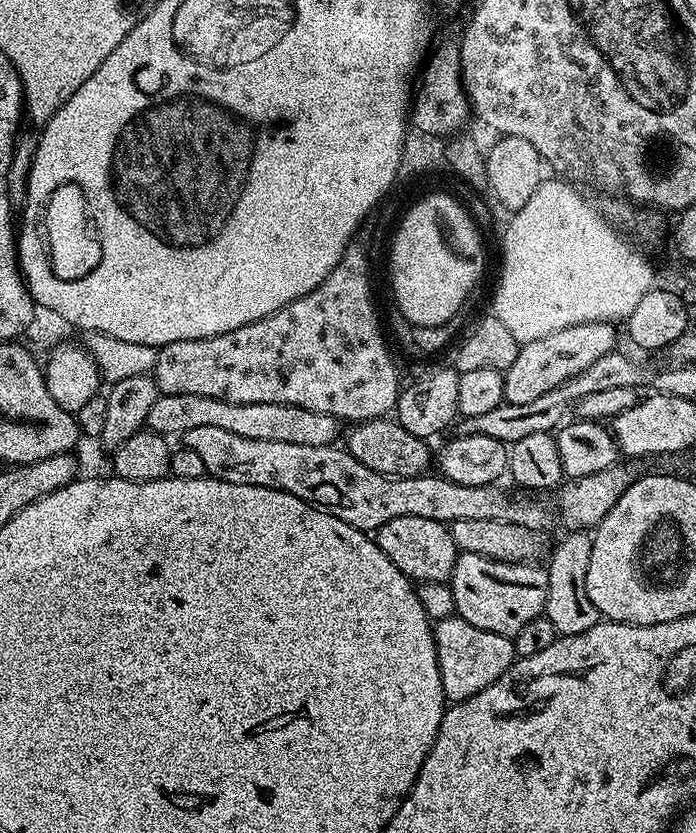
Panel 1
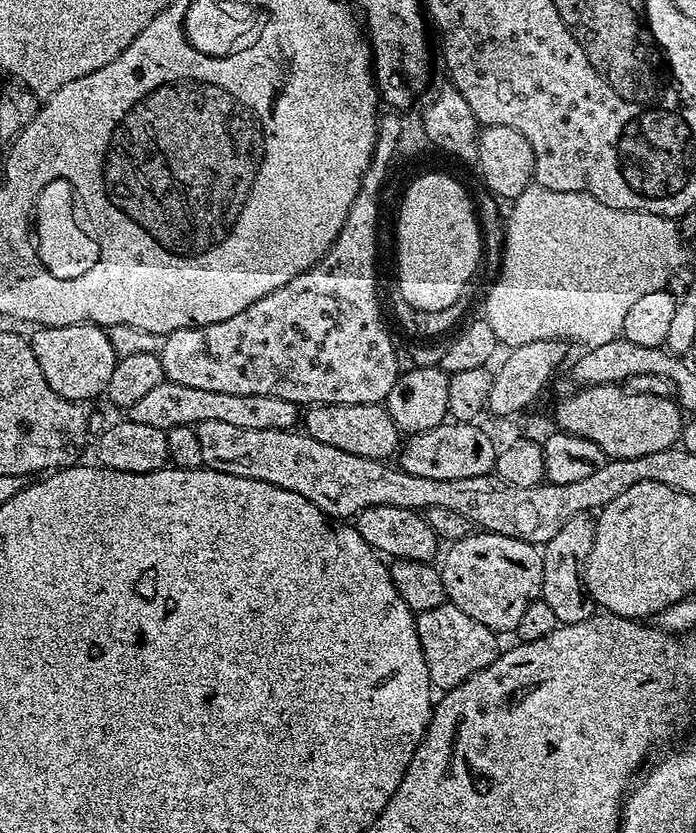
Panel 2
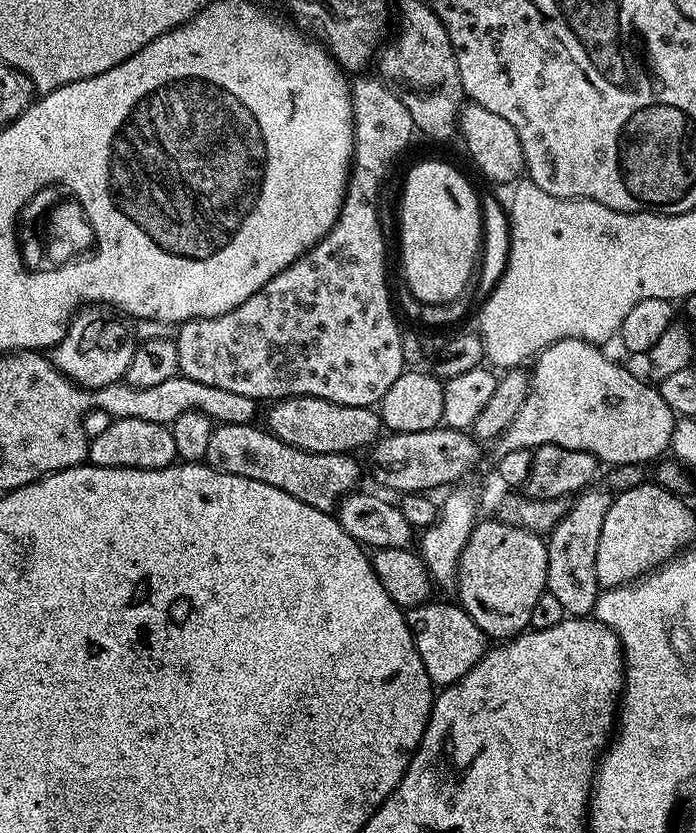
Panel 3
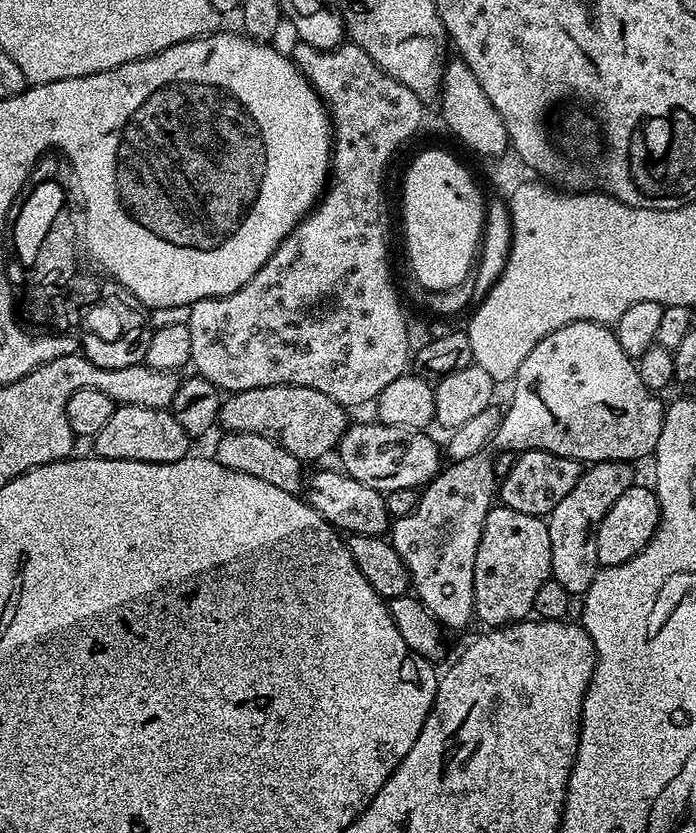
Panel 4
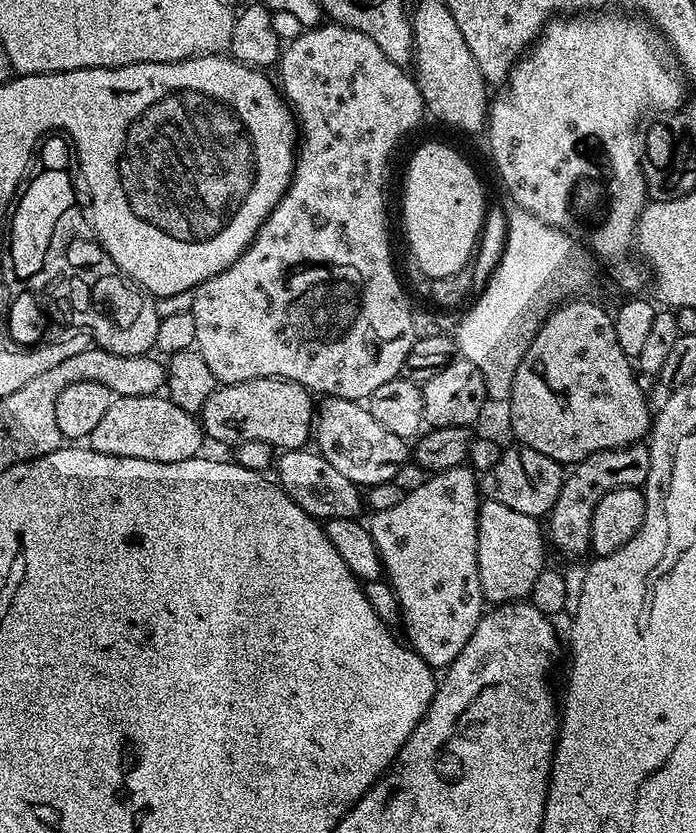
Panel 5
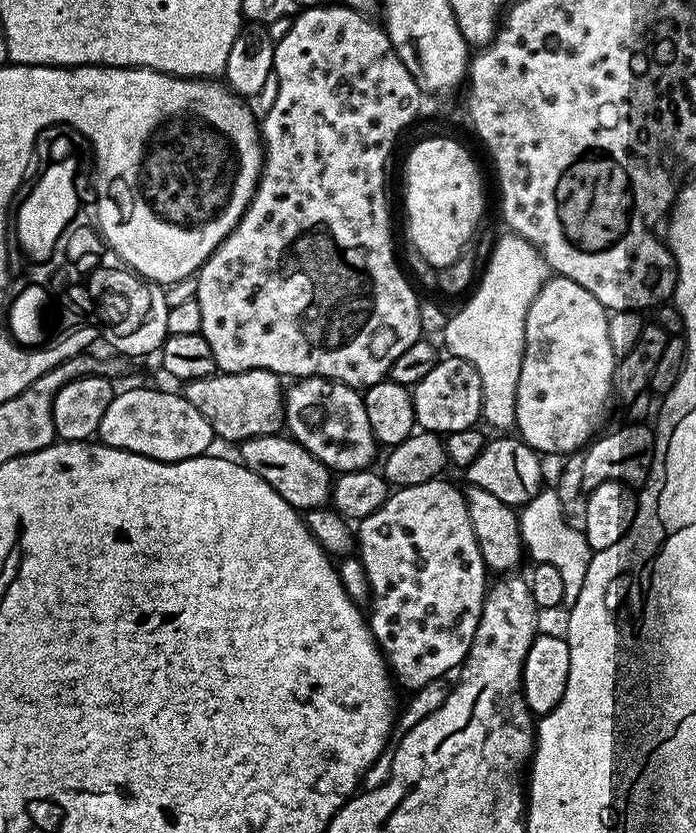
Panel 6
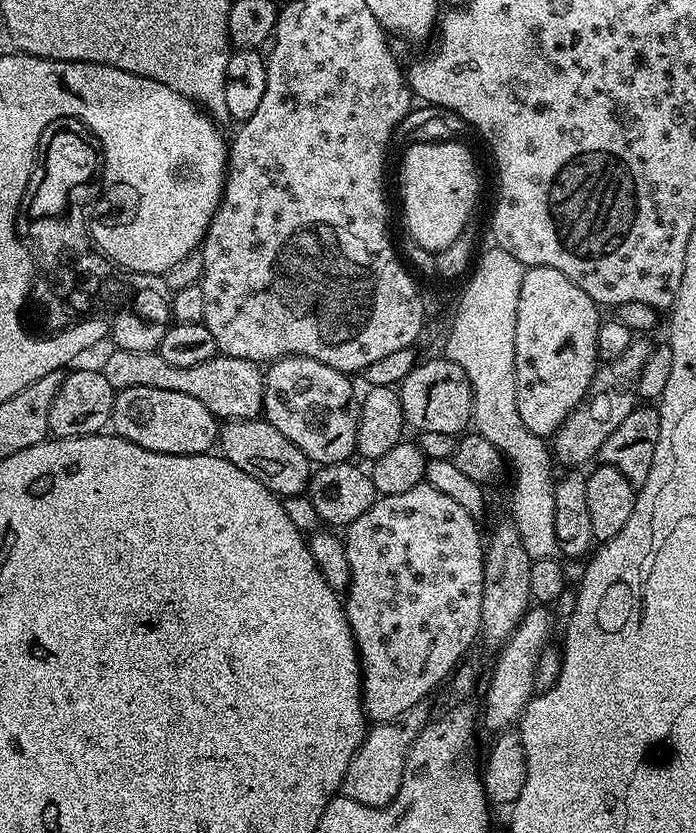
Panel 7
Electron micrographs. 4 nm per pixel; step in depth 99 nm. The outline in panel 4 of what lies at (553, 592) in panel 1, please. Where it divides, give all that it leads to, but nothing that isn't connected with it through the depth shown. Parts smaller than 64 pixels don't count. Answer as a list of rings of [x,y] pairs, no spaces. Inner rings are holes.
[[[601,460],[585,467],[581,471],[577,484],[574,485],[574,490],[570,490],[570,494],[566,494],[566,498],[562,498],[562,502],[558,502],[558,506],[554,506],[554,510],[549,512],[546,517],[550,534],[551,579],[556,580],[558,586],[562,586],[571,597],[583,597],[590,582],[594,582],[598,571],[595,527],[602,522],[602,518],[606,518],[610,506],[614,506],[614,502],[618,502],[620,495],[627,488],[633,487],[632,472],[628,468],[631,467],[623,460]]]

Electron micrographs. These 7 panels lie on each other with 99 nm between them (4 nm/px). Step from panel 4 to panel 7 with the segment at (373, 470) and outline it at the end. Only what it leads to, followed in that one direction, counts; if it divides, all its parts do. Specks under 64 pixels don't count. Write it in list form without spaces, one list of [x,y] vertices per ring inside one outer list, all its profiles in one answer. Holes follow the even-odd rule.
[[[283,356],[280,360],[271,361],[267,365],[264,378],[264,406],[263,419],[268,420],[298,450],[307,454],[309,461],[317,465],[342,464],[349,459],[348,455],[356,452],[356,435],[360,422],[360,409],[358,407],[358,392],[352,389],[352,384],[345,373],[334,370],[322,362],[314,362],[314,358],[305,356]]]

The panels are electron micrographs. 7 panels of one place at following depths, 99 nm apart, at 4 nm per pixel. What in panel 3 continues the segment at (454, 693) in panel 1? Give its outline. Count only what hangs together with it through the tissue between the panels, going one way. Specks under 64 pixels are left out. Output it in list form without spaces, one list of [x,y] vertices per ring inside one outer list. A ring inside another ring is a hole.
[[[459,603],[419,604],[407,609],[406,615],[414,646],[418,650],[418,658],[422,658],[422,666],[426,666],[426,674],[433,685],[447,686],[458,682],[484,656],[484,631],[470,618],[470,614],[464,612]]]

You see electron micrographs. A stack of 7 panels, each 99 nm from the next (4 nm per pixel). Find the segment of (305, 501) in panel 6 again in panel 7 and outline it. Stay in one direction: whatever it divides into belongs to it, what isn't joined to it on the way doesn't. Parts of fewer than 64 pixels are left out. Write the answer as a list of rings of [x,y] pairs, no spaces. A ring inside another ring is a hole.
[[[263,418],[227,421],[219,429],[218,448],[224,459],[238,466],[238,470],[246,470],[250,478],[258,478],[262,486],[281,498],[301,495],[307,489],[314,471],[307,454],[298,450],[298,446],[294,446],[294,442],[290,442],[282,430]]]

